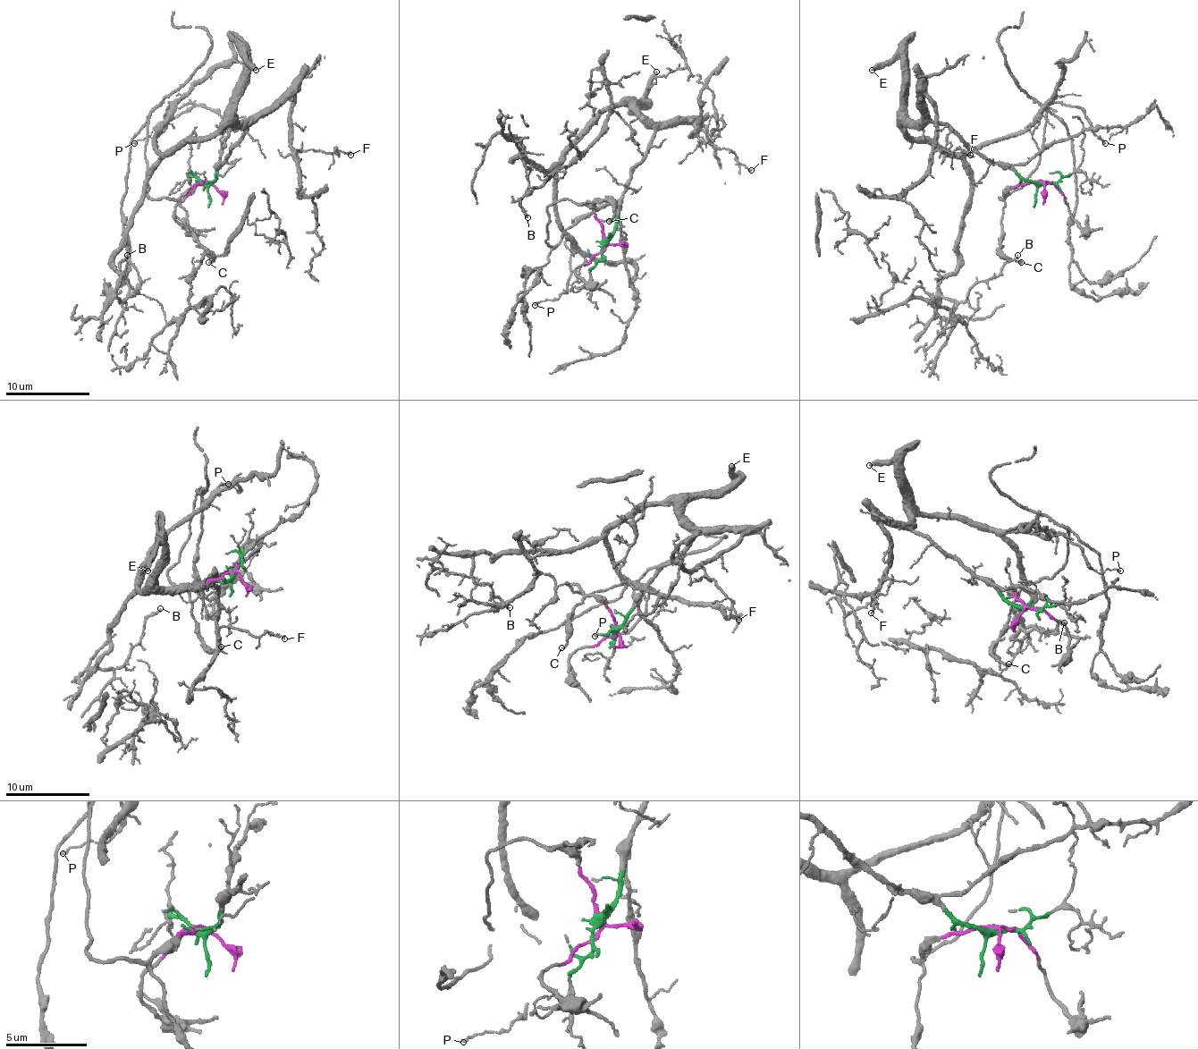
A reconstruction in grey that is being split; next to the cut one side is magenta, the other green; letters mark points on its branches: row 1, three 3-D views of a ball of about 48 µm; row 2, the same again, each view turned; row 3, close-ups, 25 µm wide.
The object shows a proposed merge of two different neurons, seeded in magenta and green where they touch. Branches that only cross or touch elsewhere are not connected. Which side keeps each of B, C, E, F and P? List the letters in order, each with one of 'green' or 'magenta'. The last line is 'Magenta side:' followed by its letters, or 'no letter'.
B: green
C: magenta
E: green
F: green
P: green
Magenta side: C

